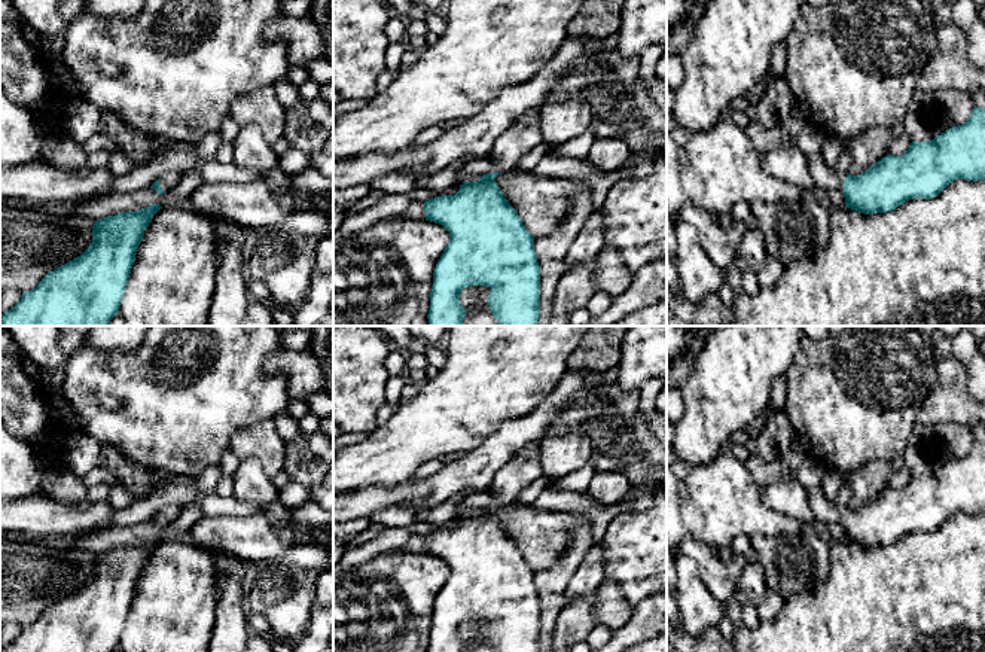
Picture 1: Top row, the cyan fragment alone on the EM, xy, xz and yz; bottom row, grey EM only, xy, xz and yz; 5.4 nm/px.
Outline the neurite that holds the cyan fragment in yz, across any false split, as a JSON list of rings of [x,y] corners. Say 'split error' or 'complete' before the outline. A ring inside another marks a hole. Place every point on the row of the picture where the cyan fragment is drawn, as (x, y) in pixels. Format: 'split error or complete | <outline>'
split error | [[[975,106],[963,125],[952,127],[930,141],[912,141],[903,155],[887,155],[860,176],[839,174],[824,164],[821,153],[805,155],[795,143],[760,153],[760,164],[777,180],[800,186],[808,194],[815,189],[838,189],[845,196],[845,207],[851,210],[864,214],[887,213],[914,198],[937,196],[957,179],[985,179],[985,109]]]

